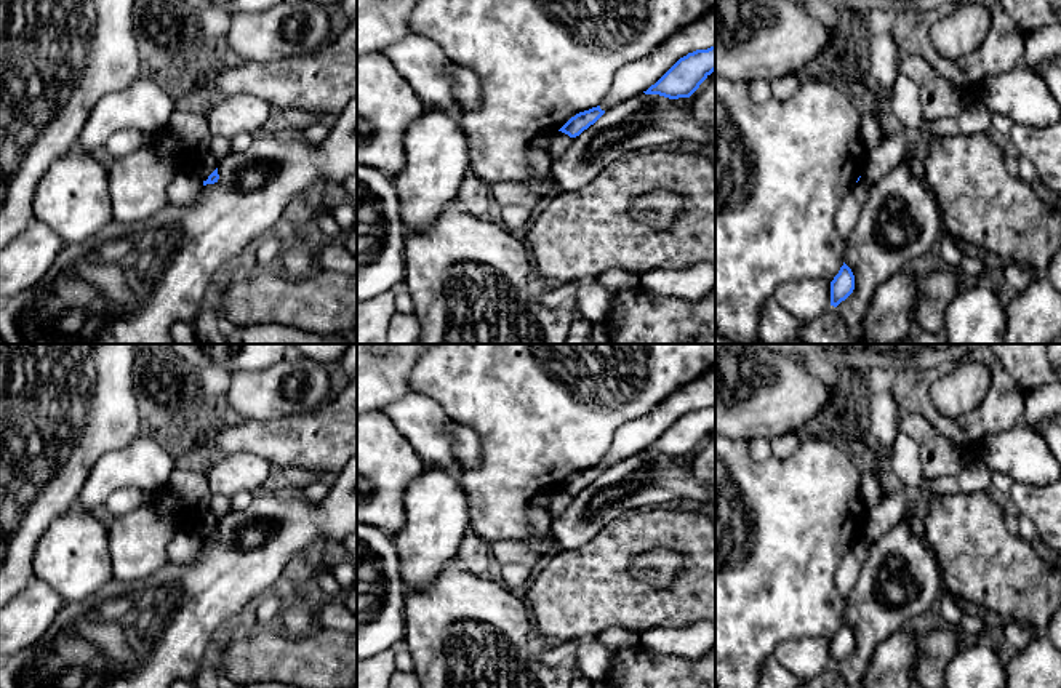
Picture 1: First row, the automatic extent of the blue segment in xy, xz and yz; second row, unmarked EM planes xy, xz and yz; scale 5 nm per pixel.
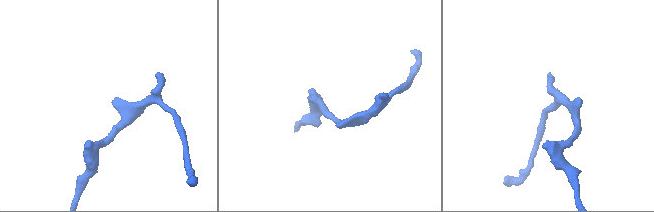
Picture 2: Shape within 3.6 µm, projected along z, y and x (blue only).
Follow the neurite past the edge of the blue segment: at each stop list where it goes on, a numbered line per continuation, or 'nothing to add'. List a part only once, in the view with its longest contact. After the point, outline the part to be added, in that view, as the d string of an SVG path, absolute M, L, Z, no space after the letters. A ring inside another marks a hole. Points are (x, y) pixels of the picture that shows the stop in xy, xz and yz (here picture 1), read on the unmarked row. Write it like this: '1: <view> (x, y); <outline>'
nothing to add

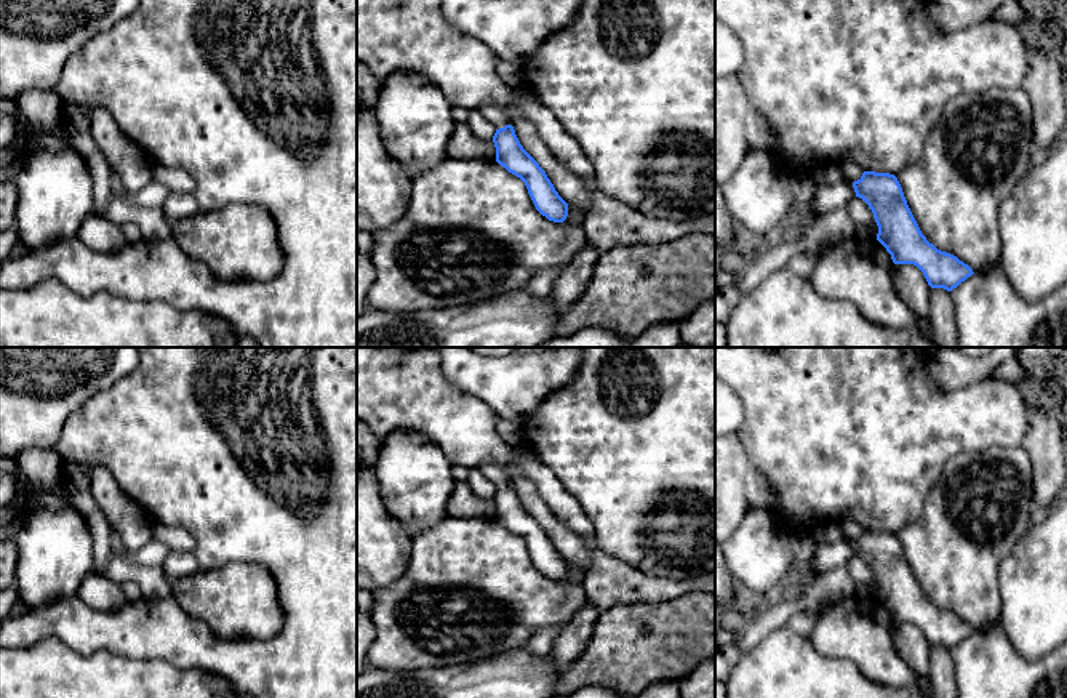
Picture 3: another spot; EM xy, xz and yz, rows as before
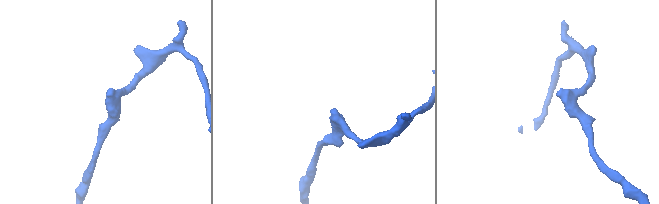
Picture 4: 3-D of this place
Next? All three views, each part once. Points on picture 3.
1: xz (496, 474); M486 463L480 467L480 472L496 487L504 487L506 483L509 483L509 477L504 471L504 467L501 467L496 463Z

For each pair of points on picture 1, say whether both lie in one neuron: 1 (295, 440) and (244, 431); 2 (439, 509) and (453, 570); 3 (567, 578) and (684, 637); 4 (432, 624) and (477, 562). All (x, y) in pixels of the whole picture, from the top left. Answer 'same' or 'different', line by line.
1: same
2: different
3: different
4: different

